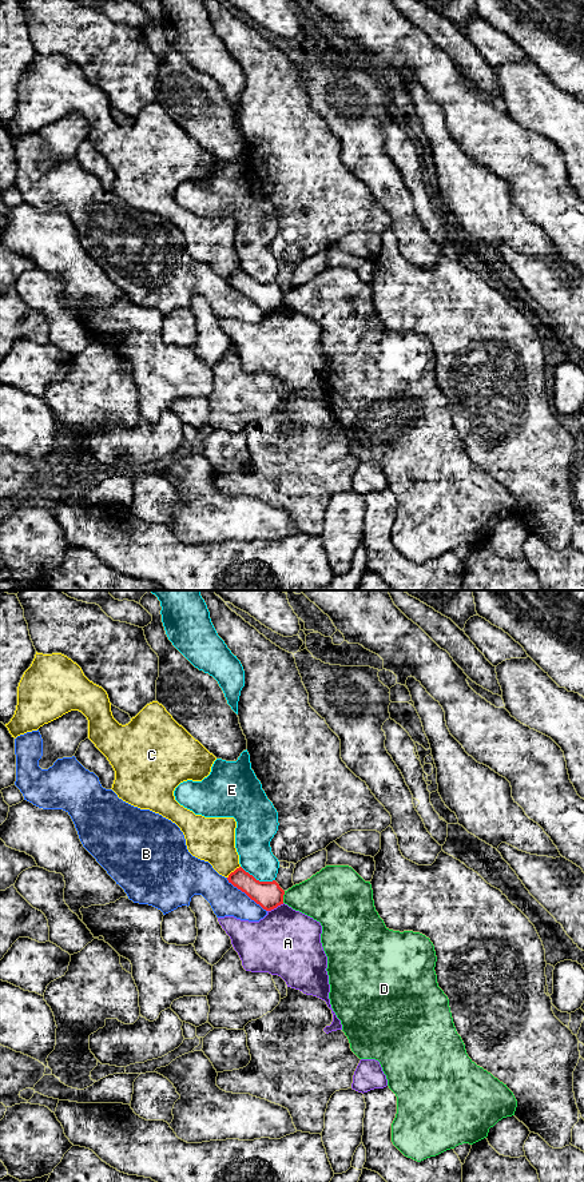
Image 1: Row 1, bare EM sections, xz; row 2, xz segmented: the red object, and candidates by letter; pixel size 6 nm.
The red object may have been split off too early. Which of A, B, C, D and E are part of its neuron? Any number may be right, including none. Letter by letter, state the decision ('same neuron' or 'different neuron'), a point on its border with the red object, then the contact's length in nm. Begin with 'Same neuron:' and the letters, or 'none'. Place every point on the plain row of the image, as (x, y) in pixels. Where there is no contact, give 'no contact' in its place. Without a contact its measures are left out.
Same neuron: none
A: different neuron; meets red in xz at (275, 309); contact 120 nm long
B: different neuron; meets red in xz at (246, 295); contact 320 nm long
C: different neuron; meets red in xz at (234, 273); contact 110 nm long
D: different neuron; meets red in xz at (282, 298); contact 70 nm long
E: different neuron; meets red in xz at (258, 282); contact 220 nm long

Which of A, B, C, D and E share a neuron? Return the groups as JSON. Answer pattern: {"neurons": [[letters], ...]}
{"neurons": [["A"], ["B"], ["C"], ["D"], ["E"]]}

